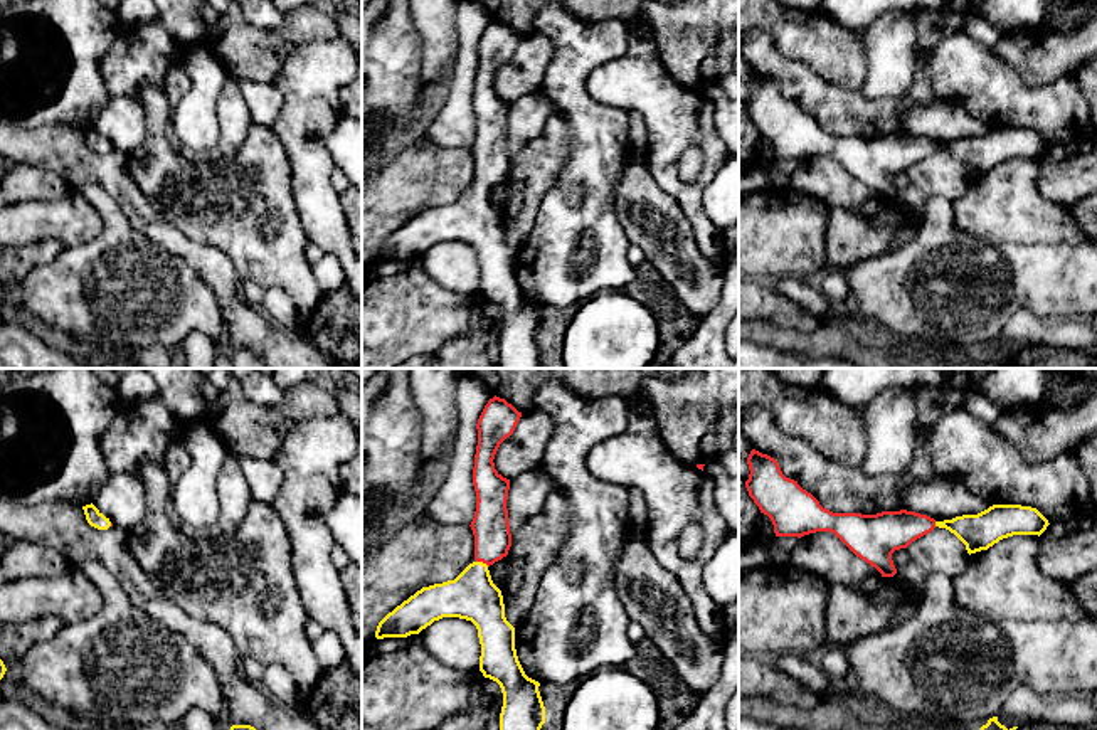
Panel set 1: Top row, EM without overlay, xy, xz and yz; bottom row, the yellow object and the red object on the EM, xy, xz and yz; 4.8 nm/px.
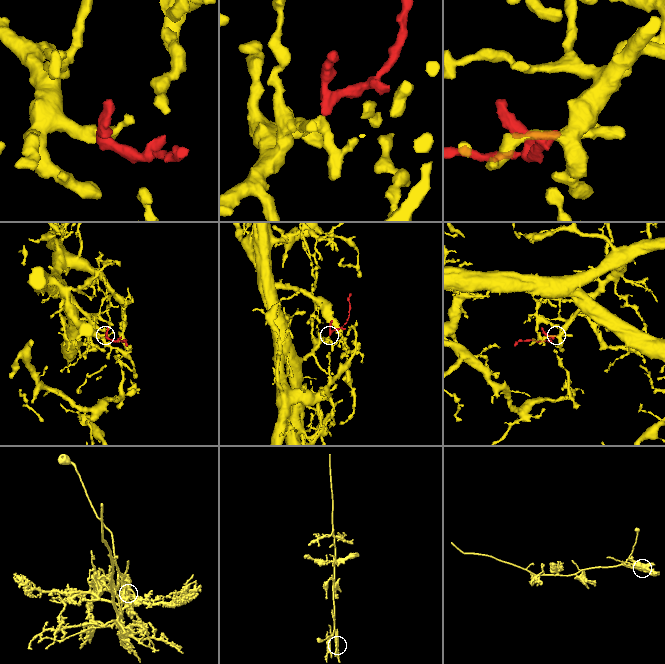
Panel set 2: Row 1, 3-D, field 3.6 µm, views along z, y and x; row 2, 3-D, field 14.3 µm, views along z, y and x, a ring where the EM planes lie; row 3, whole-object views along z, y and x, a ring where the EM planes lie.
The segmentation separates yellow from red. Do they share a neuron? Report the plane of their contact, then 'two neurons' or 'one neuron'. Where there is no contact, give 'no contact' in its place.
meets yellow in xz; one neuron

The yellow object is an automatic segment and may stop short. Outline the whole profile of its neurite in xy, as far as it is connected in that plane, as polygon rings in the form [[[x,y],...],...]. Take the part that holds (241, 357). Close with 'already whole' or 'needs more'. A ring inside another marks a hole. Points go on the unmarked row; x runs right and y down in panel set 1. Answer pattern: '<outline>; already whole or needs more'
[[[232,348],[229,357],[236,368],[268,368],[262,358],[251,348]]]; already whole

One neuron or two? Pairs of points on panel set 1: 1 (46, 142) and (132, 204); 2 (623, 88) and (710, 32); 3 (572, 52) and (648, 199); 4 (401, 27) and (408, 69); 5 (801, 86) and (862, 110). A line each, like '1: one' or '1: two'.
1: one
2: two
3: two
4: one
5: one

